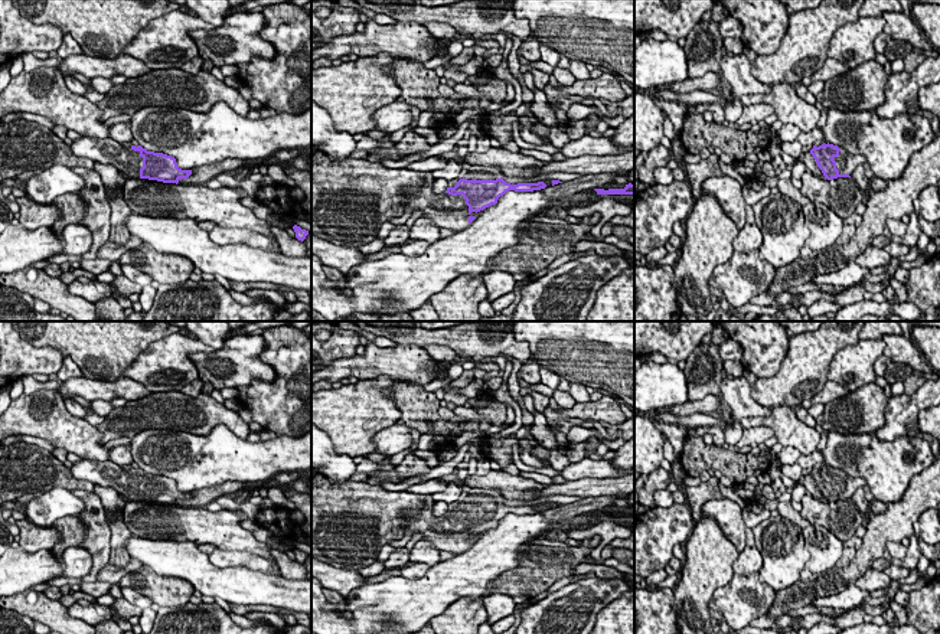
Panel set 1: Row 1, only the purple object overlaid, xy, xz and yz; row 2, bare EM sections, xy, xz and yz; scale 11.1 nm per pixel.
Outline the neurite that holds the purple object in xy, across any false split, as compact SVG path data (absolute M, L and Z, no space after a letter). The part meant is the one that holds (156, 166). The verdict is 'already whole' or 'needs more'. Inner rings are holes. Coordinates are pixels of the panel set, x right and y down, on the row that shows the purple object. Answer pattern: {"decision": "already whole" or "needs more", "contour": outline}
{"decision": "needs more", "contour": "M82 135L69 146L76 157L87 157L102 164L112 164L125 179L148 179L163 183L179 183L192 170L177 167L176 158L163 153L147 151L141 146L125 148L111 137Z"}

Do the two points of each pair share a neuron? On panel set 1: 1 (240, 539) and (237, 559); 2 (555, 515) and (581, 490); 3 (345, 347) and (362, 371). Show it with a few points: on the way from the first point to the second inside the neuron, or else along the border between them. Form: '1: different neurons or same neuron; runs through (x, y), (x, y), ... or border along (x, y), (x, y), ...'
1: different neurons; border along (216, 548), (257, 554), (270, 562)
2: different neurons; border along (617, 494), (587, 496), (584, 499)
3: different neurons; border along (355, 353), (346, 358), (336, 358), (326, 366)

